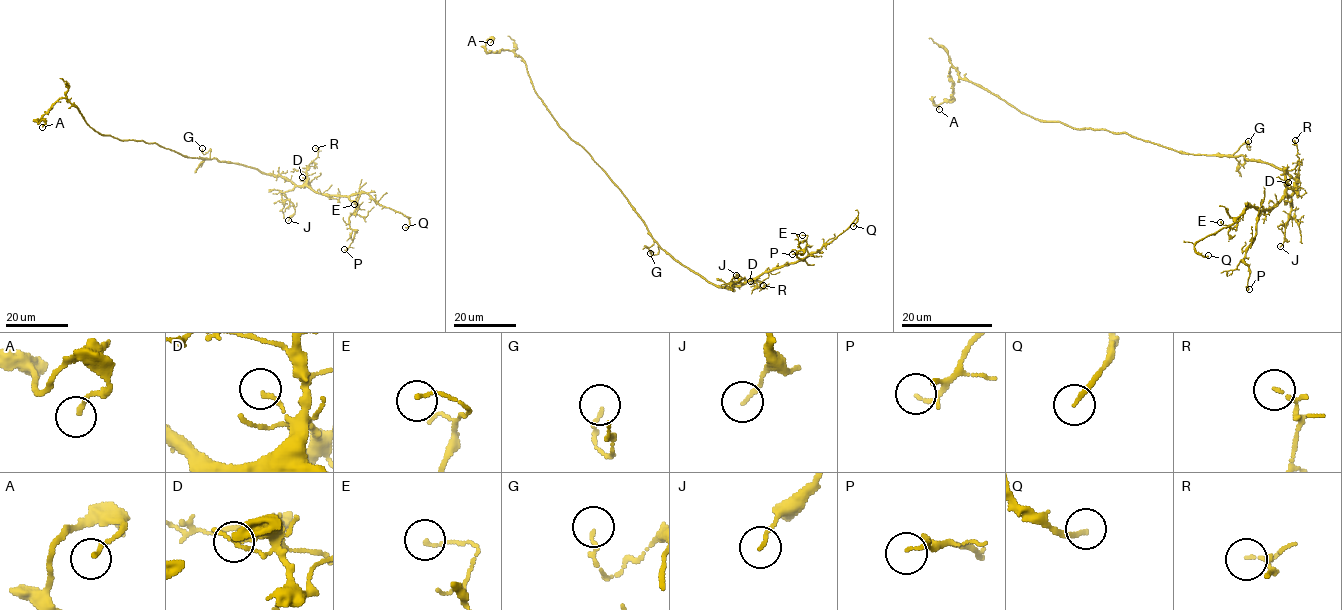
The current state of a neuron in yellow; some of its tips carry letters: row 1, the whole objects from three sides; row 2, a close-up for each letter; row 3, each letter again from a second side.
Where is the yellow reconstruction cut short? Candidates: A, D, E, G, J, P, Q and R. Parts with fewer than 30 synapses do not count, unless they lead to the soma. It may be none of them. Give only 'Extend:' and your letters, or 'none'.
Extend: Q

